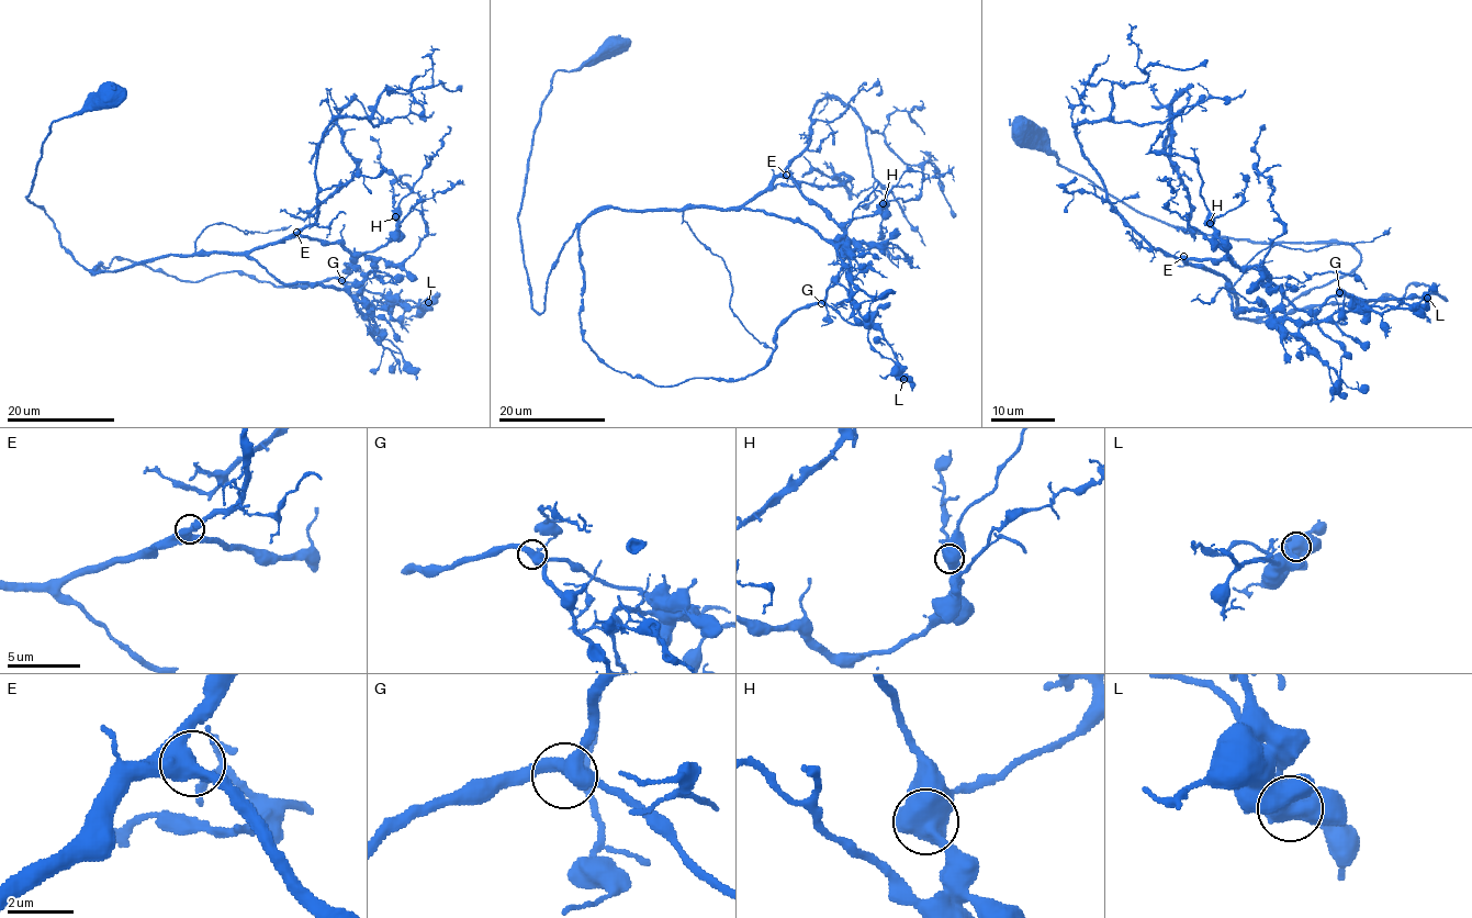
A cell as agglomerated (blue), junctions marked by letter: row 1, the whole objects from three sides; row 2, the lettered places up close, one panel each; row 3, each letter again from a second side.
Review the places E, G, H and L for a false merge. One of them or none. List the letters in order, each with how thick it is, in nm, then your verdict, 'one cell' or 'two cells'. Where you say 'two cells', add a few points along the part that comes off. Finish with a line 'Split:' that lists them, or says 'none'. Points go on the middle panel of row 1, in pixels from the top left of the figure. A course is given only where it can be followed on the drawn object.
E: calibre 440 nm; one cell
G: calibre 420 nm; one cell
H: calibre 700 nm; one cell
L: calibre 650 nm; one cell
Split: none

